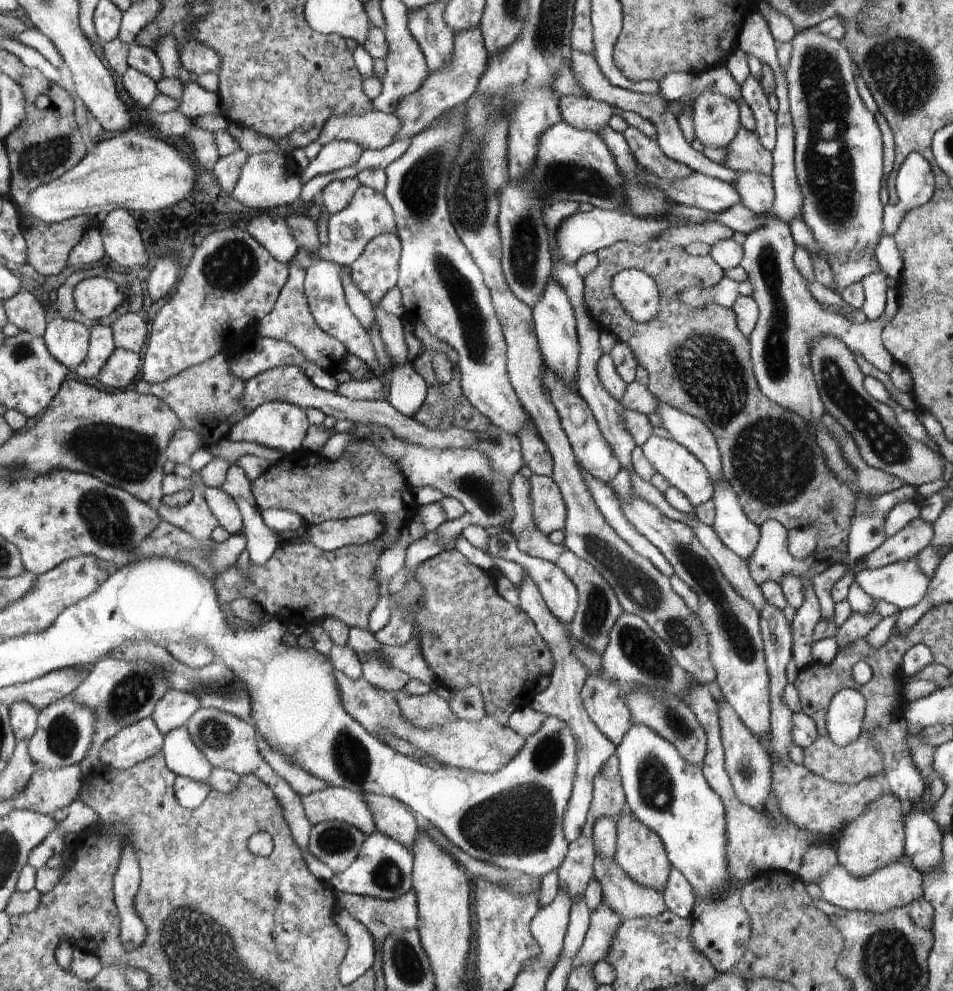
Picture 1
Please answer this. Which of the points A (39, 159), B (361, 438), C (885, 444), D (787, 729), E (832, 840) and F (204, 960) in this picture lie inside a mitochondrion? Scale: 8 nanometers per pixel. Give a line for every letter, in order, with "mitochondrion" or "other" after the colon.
A: mitochondrion
B: other
C: mitochondrion
D: other
E: other
F: mitochondrion

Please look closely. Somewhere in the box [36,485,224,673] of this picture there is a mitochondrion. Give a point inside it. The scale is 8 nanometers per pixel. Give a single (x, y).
(107, 520)

